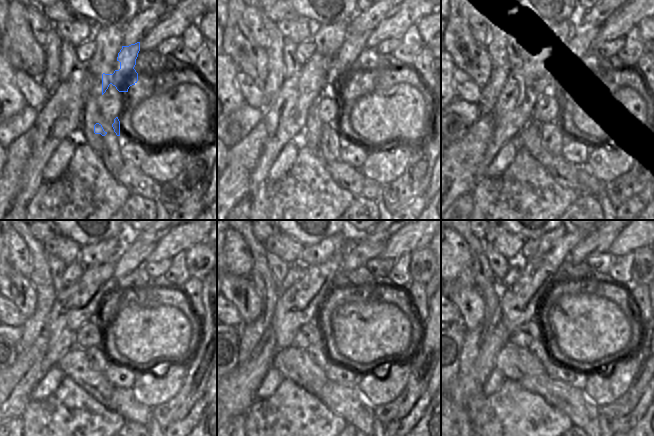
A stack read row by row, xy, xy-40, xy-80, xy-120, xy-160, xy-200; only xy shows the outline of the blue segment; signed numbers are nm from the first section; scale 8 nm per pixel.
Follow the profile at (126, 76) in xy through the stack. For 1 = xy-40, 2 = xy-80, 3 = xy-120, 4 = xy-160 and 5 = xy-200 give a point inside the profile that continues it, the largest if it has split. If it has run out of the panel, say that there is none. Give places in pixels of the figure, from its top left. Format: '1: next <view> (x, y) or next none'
1: next xy-40 (355, 43)
2: next xy-80 (582, 36)
3: next xy-120 (136, 254)
4: next xy-160 (359, 253)
5: next xy-200 (597, 240)

